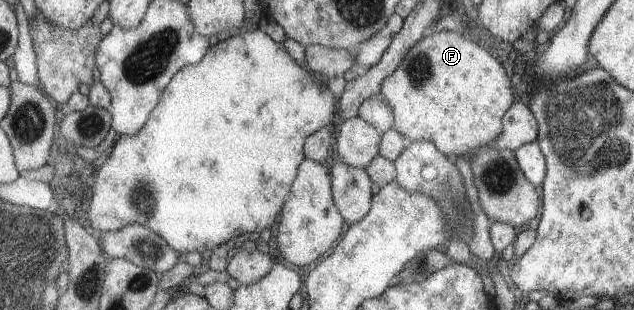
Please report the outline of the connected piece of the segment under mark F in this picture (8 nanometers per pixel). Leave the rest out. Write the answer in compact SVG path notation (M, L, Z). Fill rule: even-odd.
M453 31L425 34L380 84L378 93L392 109L392 128L411 141L431 141L445 155L464 155L486 146L502 131L502 114L513 105L510 79L502 65L470 36Z

